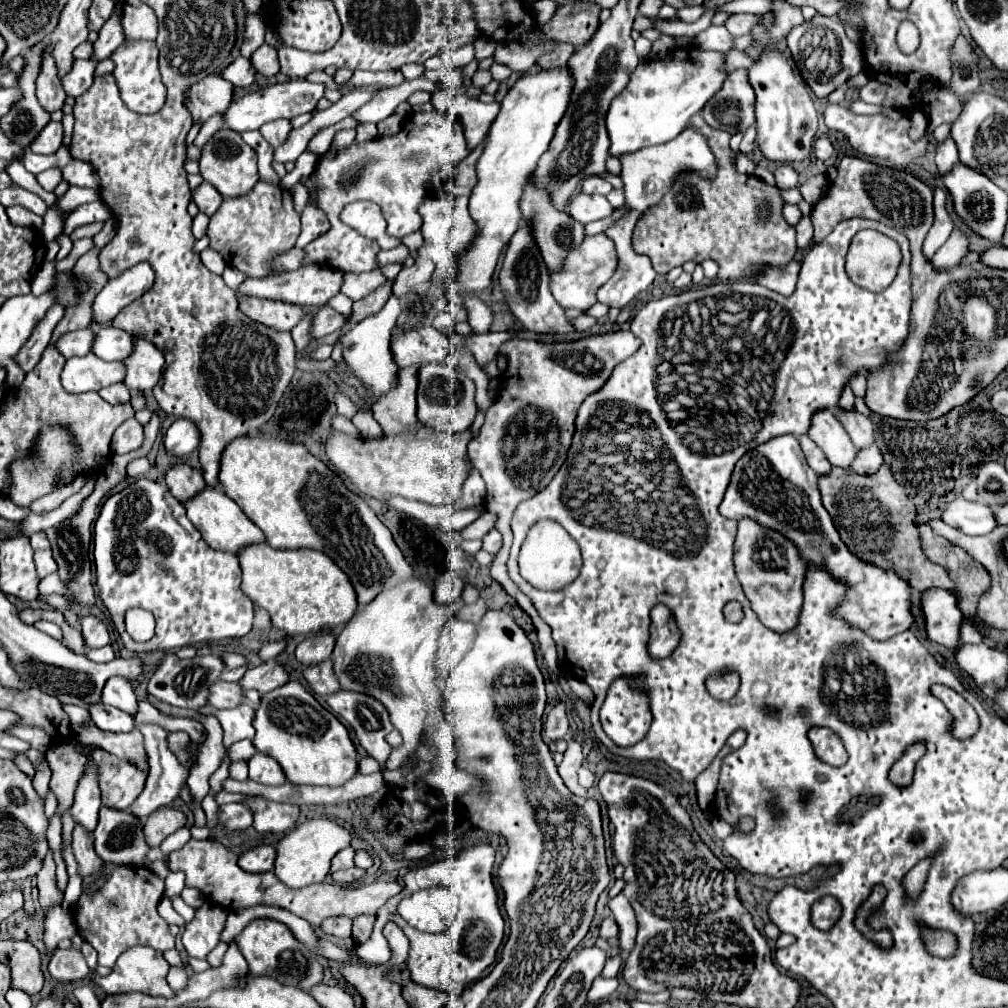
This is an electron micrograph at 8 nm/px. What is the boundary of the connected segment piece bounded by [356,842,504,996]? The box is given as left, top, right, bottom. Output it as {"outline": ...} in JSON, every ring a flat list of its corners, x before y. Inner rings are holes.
{"outline":[[482,842,482,844,466,846,454,858,410,870,404,876,406,886,402,888,402,892,392,896,376,912,376,924,374,924,372,936,364,944,364,948,356,948,358,956,366,962,378,962,378,964,384,962,386,958,380,958,380,952,386,948,386,938,382,936,382,928,386,926,386,922,398,924,396,904,406,894,412,894,414,890,446,886,444,888,450,892,450,900,452,904,456,904,456,910,458,910,454,920,460,919,460,922,450,924,450,930,444,930,440,934,422,934,418,930,410,930,410,926,406,924,398,924,398,926,410,938,410,954,406,960,406,968,412,974,412,982,428,986,428,988,436,988,436,990,446,990,452,996,460,996,468,984,480,980,482,974,496,962,496,952,504,940,504,916,498,906,496,886,492,882,492,866,494,866,494,848,488,842],[366,948,372,950,372,956,366,956]]}

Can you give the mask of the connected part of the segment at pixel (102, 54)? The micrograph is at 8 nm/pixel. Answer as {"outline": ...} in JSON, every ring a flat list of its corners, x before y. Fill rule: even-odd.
{"outline":[[122,5,117,6,116,11,98,33,97,40,93,43,93,55,91,60,101,61,109,58,124,41,124,33,121,25]]}

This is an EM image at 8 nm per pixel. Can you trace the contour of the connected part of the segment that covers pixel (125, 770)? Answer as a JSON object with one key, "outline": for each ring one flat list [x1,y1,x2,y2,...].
{"outline":[[94,750,90,756,98,766,102,806,126,810,142,792,146,774,142,774,136,766,130,766,130,762,122,762,104,750]]}

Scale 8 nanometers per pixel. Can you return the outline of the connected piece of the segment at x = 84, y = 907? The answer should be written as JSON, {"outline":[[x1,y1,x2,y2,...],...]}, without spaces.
{"outline":[[118,866,114,870,114,874,108,878,108,882,102,886,100,892,96,892,94,896,84,896,84,894,80,896,80,900,74,908,74,920,76,920,80,936,98,950,98,964,100,966,112,968,114,962,118,960,118,956,132,946,152,946,152,948,162,950,162,952,174,948,174,936,170,934,164,918,156,912,156,906,162,898,162,892,164,892,164,880,158,878,154,872,150,872,148,868]]}

